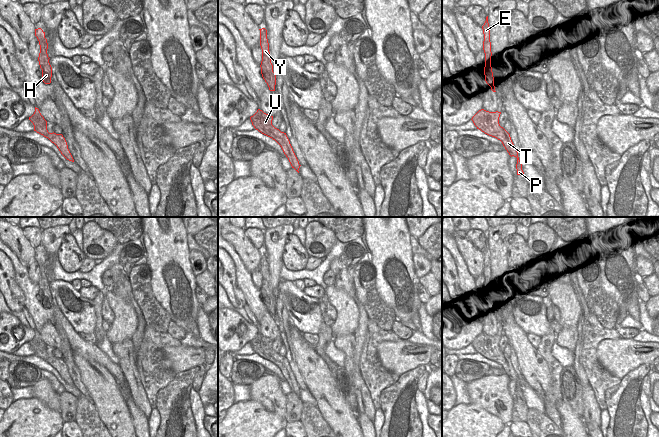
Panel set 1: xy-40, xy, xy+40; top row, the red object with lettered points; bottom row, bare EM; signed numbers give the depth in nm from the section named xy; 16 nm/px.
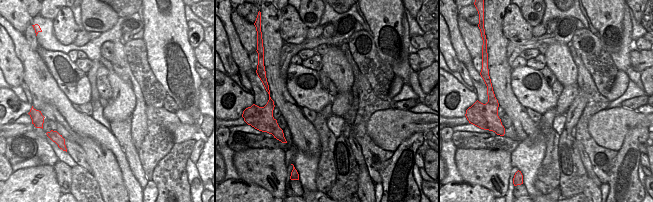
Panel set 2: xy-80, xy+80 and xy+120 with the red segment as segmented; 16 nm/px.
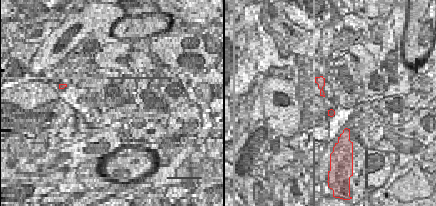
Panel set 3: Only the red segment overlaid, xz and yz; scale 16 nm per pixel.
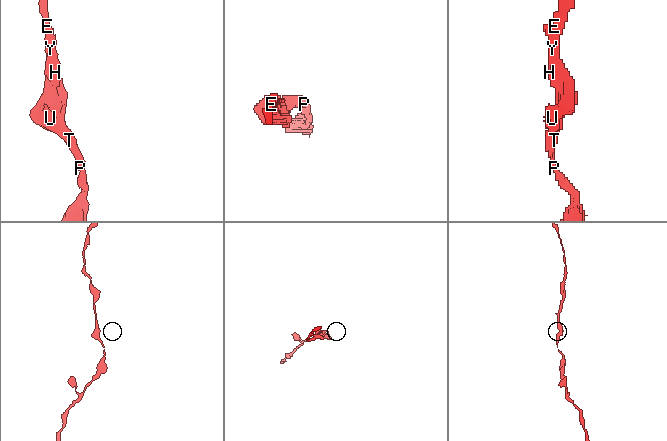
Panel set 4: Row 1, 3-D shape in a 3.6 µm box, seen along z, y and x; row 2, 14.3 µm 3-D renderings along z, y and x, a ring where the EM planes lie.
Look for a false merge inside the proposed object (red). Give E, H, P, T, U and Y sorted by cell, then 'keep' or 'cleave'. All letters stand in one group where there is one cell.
E H P T U Y | keep

